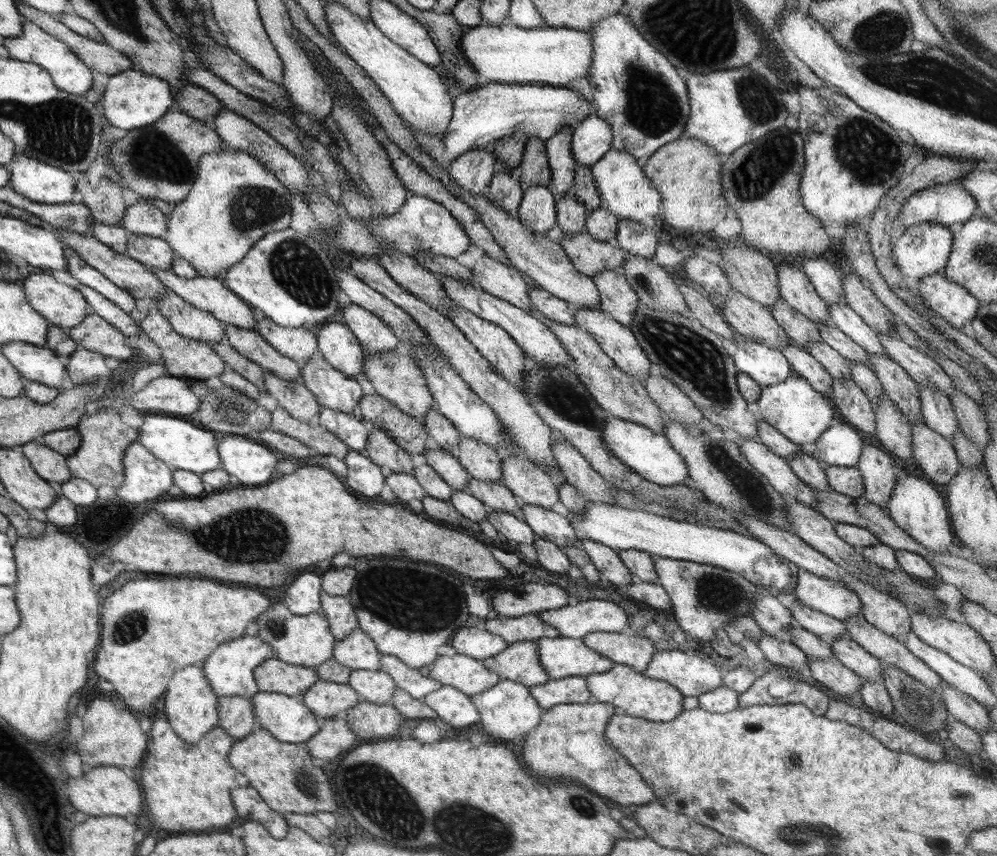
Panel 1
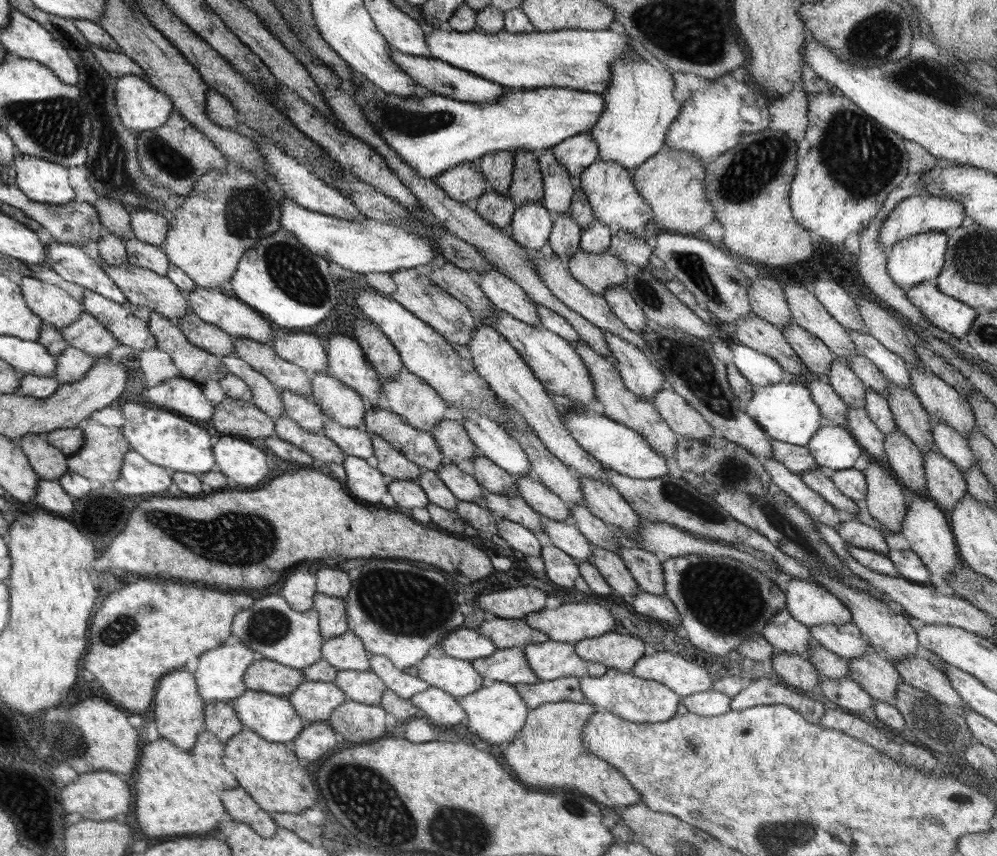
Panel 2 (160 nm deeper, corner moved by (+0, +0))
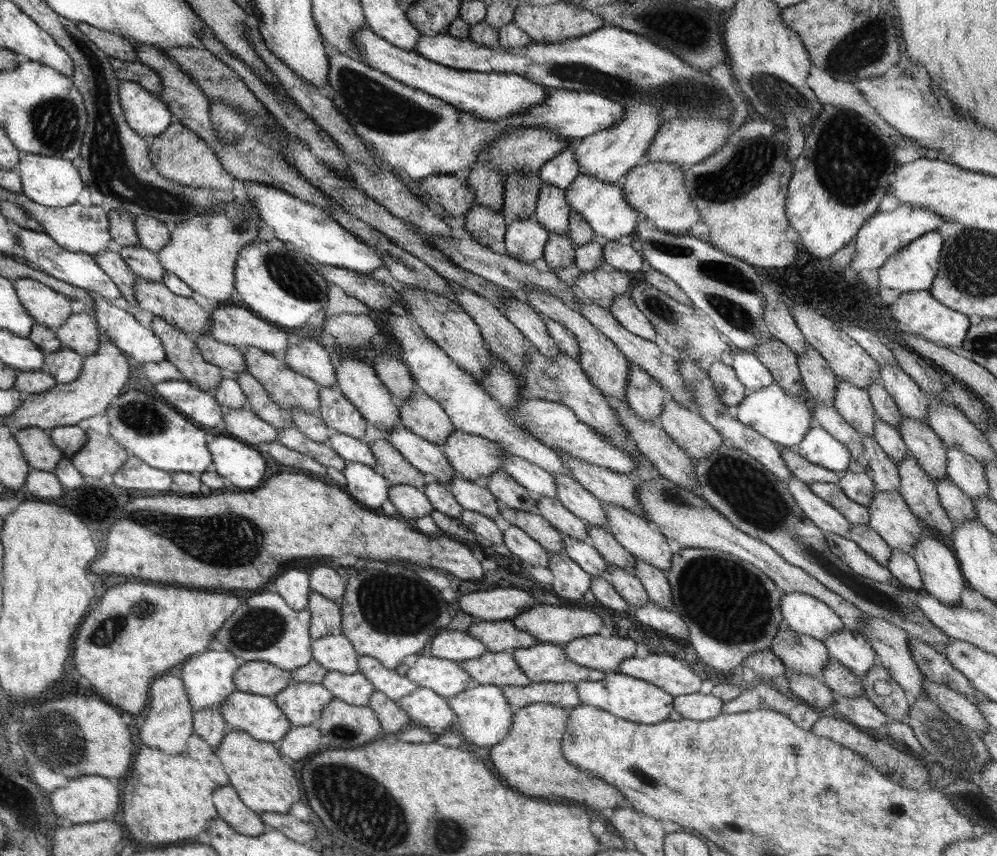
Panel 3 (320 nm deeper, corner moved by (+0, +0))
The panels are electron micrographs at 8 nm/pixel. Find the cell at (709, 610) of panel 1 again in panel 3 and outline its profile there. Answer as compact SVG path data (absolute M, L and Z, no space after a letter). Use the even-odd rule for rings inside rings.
M686 547L679 553L673 554L672 566L666 570L665 575L671 586L672 612L679 615L687 624L687 627L689 628L690 644L692 644L692 648L696 650L698 658L700 658L704 664L712 666L717 672L732 672L734 668L736 668L736 666L738 666L744 659L748 658L748 656L759 650L768 649L772 644L773 636L778 632L780 621L783 619L780 611L780 600L784 597L785 592L779 586L776 586L771 578L768 578L768 576L761 570L758 570L753 564L740 560L740 558L722 552L721 550L698 550L696 547Z

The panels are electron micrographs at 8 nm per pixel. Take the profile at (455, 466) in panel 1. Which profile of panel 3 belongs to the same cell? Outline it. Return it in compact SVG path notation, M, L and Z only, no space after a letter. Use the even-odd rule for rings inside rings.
M456 474L454 479L445 486L464 509L479 512L488 516L492 521L502 513L498 500L487 490L484 483L470 482Z

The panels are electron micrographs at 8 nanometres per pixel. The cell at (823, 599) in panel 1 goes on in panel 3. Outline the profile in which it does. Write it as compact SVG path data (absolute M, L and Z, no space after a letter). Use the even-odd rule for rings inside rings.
M800 591L784 594L780 611L794 632L807 634L816 640L823 641L845 628L842 619L830 607Z

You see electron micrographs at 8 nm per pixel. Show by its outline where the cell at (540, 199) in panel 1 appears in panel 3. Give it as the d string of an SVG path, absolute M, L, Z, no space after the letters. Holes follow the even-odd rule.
M534 216L508 222L503 253L522 263L543 257L550 231Z

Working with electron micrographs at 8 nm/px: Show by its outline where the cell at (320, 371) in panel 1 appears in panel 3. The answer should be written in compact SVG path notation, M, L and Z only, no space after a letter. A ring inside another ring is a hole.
M337 385L320 387L319 397L322 399L322 407L318 414L328 426L356 440L364 438L364 432L368 428L367 420Z

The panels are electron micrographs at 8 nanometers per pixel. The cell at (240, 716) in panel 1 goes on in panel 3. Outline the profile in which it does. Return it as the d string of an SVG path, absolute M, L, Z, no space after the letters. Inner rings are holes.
M219 707L199 710L194 714L194 734L214 747L233 729L233 726L224 720Z

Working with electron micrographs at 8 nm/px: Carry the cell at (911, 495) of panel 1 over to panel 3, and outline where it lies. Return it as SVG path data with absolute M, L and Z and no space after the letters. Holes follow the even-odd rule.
M930 530L925 531L929 532L928 538L920 538L911 550L923 580L922 590L946 606L956 607L967 586L960 563L948 541Z

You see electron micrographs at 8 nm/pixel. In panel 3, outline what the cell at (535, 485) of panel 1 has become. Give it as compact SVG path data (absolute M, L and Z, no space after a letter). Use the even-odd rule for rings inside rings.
M538 497L535 499L538 502L540 514L551 526L554 526L563 536L568 535L576 540L585 541L588 536L588 525L564 508L557 498Z

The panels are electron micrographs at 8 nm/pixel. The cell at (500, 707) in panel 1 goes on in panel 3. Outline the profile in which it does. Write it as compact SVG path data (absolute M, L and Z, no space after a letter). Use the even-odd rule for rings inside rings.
M478 685L469 686L455 697L449 697L447 701L451 709L458 715L462 739L476 744L476 746L494 746L507 738L507 734L514 724L515 709L507 701L506 695L500 686Z

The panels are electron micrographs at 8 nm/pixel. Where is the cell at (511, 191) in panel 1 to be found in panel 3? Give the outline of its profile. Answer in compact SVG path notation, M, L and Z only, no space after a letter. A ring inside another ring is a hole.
M474 204L465 213L463 228L468 233L468 238L472 238L478 244L502 254L506 245L508 222L508 218L498 209L490 209L481 204Z

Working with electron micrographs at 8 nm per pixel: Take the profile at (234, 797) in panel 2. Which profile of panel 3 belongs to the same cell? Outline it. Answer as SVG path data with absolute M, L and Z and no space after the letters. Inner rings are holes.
M232 786L216 790L216 806L220 806L220 818L232 822L240 834L260 836L268 830L261 815L242 804Z

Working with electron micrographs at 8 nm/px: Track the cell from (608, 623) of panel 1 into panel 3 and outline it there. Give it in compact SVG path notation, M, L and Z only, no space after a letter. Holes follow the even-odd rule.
M567 603L558 605L535 604L532 608L520 613L511 620L520 630L534 635L539 643L552 643L565 646L575 638L598 635L603 627L603 620L590 610L585 610Z

